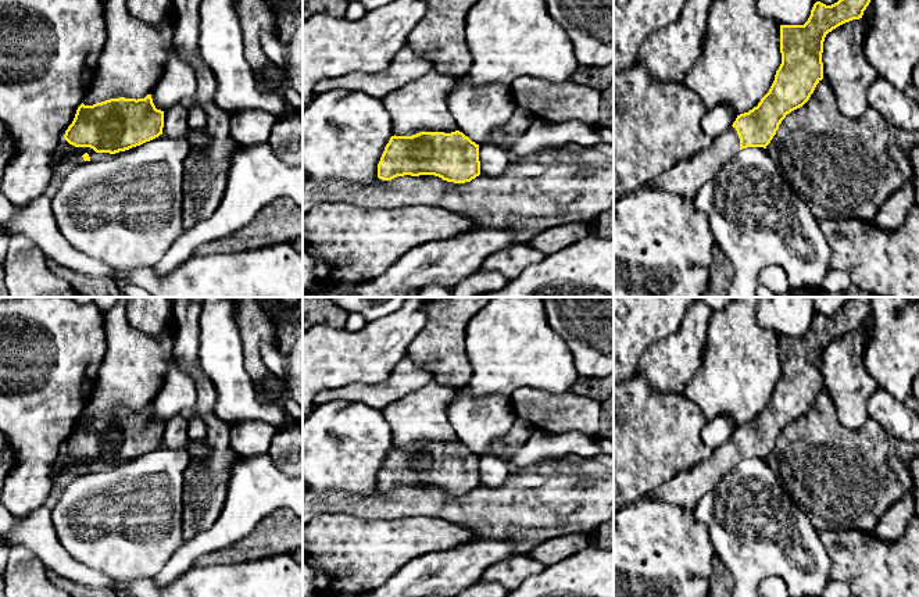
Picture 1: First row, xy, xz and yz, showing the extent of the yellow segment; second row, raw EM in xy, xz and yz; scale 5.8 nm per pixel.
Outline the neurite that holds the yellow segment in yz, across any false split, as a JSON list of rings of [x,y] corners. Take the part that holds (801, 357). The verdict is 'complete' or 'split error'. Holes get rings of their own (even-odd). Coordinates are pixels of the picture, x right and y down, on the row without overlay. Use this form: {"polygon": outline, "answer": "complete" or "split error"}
{"polygon": [[[851,297],[832,317],[816,312],[804,336],[780,336],[782,375],[758,417],[737,426],[733,436],[712,450],[707,461],[675,475],[646,496],[694,511],[700,498],[715,489],[740,461],[766,460],[786,426],[802,418],[823,390],[826,346],[845,333],[862,329],[869,314],[869,297]]], "answer": "split error"}

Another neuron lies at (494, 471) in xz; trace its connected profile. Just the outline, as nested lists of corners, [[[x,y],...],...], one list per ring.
[[[498,450],[479,455],[480,485],[487,487],[501,486],[512,472],[508,461],[503,460]]]

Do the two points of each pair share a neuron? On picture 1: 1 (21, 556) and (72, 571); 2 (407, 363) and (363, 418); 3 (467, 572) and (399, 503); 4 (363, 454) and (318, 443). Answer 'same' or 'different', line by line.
1: different
2: different
3: different
4: same

